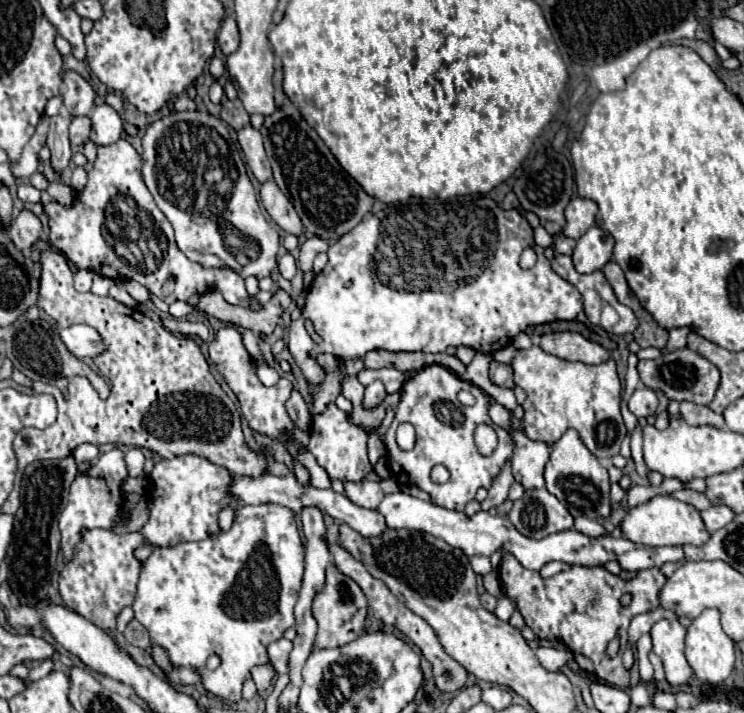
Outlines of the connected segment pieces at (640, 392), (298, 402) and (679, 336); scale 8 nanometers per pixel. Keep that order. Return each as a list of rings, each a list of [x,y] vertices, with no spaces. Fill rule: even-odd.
[[[637,388],[633,392],[633,396],[629,398],[629,410],[637,416],[637,418],[647,418],[651,414],[657,412],[657,406],[659,406],[659,400],[657,400],[657,394],[651,392],[651,388]]]
[[[293,390],[291,398],[287,402],[287,412],[289,412],[289,416],[291,416],[291,420],[293,420],[293,424],[297,428],[301,428],[303,432],[311,430],[311,420],[313,418],[311,418],[309,406],[307,406],[307,402],[303,400],[303,396],[297,390]]]
[[[689,327],[674,328],[669,331],[666,350],[673,352],[686,346],[687,336],[691,332]]]

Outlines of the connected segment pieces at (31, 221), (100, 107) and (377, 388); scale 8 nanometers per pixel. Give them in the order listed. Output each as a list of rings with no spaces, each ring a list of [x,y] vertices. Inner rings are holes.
[[[21,210],[9,226],[9,236],[13,238],[13,242],[19,250],[33,246],[33,242],[39,238],[39,234],[41,234],[41,222],[31,210]]]
[[[97,104],[93,108],[93,112],[91,112],[91,122],[93,122],[91,140],[97,146],[113,144],[113,142],[117,142],[121,138],[123,120],[109,104]]]
[[[375,380],[373,384],[369,384],[367,388],[365,388],[365,398],[363,398],[363,406],[365,408],[375,408],[375,406],[379,406],[383,400],[385,400],[385,388],[383,388],[383,382],[379,382],[379,380]]]

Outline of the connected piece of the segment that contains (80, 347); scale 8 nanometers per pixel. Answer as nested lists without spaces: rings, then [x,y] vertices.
[[[75,324],[61,328],[61,340],[77,358],[95,358],[105,352],[105,344],[99,332],[87,324]]]

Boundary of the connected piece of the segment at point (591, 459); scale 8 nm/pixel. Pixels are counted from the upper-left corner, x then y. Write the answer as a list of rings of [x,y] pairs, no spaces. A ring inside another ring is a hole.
[[[569,428],[555,444],[545,468],[545,488],[559,498],[559,502],[571,512],[571,516],[587,514],[587,518],[607,518],[611,516],[611,482],[607,470],[599,464],[599,460],[589,452],[589,448],[579,438],[579,432]]]

